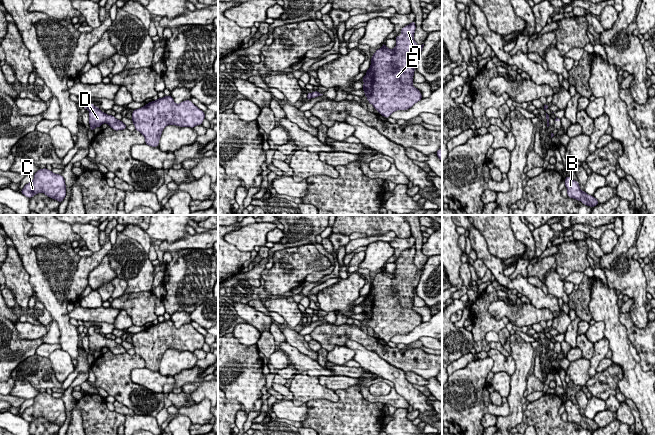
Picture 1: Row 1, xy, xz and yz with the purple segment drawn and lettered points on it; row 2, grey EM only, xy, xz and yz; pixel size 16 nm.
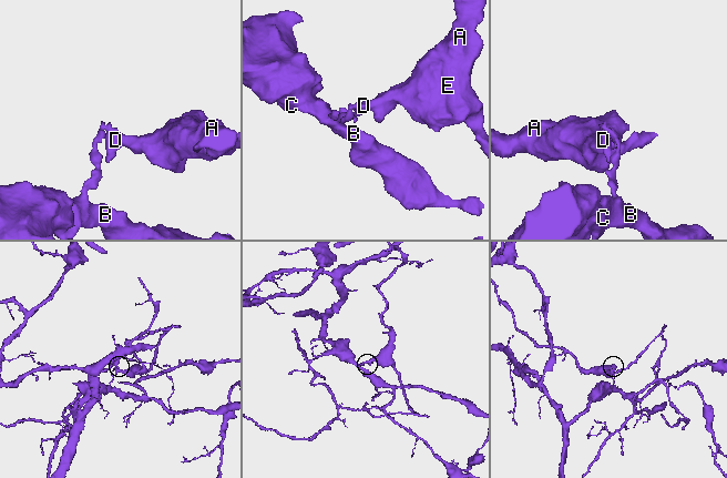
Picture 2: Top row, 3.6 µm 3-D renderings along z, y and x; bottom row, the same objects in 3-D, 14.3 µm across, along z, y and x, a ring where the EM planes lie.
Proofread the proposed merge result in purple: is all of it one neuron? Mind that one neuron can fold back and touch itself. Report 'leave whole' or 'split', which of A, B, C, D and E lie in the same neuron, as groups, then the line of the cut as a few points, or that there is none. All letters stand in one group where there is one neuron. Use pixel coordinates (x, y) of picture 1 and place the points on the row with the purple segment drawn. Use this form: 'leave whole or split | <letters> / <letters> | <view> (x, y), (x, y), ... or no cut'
split | A D E / B C | xy (87, 105), (88, 108)

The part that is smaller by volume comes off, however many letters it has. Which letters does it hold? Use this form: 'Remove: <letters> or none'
Remove: A, D, E

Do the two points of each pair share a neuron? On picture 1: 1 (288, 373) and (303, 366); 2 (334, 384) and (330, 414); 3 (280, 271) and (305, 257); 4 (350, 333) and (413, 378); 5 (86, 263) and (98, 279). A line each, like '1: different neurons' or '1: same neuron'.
1: different neurons
2: different neurons
3: same neuron
4: different neurons
5: different neurons

